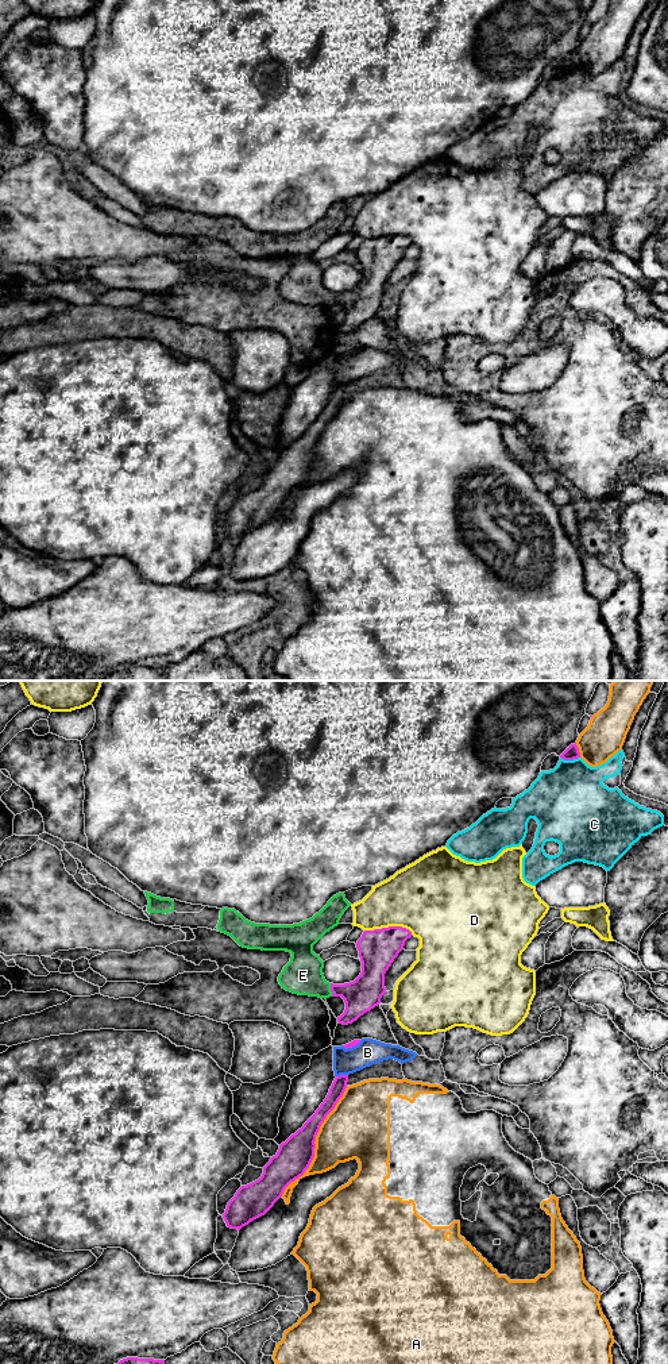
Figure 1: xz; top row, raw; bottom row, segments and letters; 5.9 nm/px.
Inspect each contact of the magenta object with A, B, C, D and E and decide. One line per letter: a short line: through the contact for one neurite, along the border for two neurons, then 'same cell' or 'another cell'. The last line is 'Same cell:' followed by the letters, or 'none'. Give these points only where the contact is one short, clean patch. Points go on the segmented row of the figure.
A: another cell
B: line xz (347, 1074), (336, 1077); another cell
C: another cell
D: another cell
E: line xz (365, 993), (331, 990), (316, 986), (302, 975); same cell
Same cell: E

